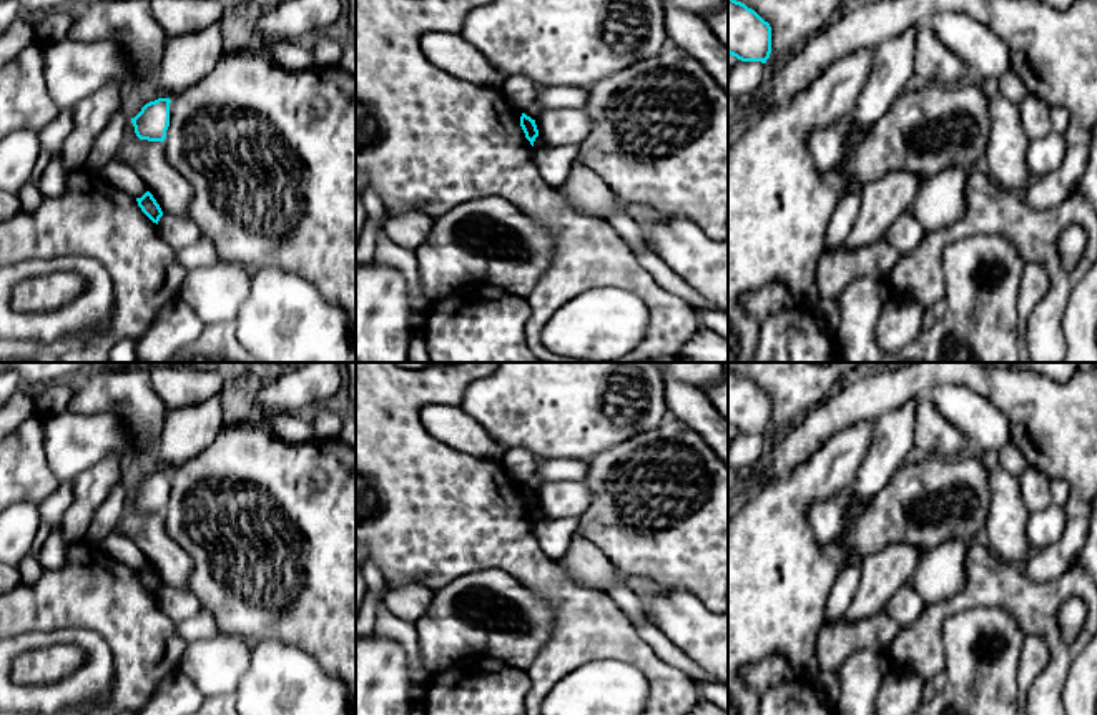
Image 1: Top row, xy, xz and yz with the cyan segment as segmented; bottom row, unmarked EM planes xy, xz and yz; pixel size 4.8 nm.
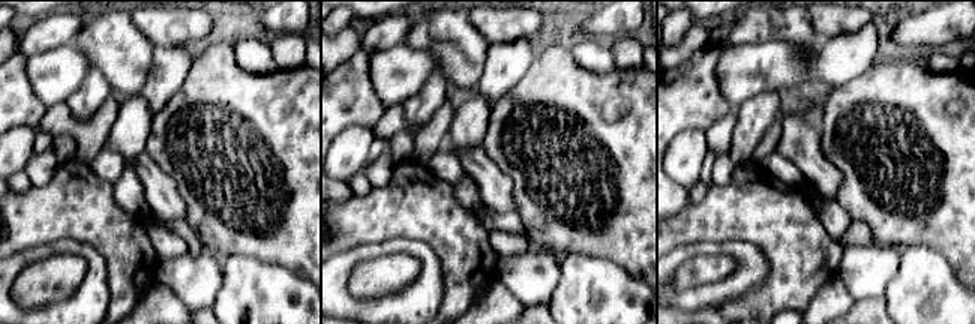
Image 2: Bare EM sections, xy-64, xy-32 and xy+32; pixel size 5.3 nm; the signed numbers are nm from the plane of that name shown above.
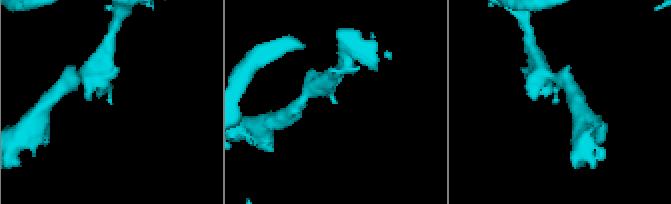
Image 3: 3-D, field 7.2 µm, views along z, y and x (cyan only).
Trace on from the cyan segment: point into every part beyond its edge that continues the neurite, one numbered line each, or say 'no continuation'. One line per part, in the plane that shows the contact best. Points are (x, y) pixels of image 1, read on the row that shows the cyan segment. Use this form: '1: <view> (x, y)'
no continuation

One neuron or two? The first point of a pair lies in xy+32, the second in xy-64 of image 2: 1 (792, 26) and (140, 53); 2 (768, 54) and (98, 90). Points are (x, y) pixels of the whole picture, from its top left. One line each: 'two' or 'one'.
1: one
2: two

